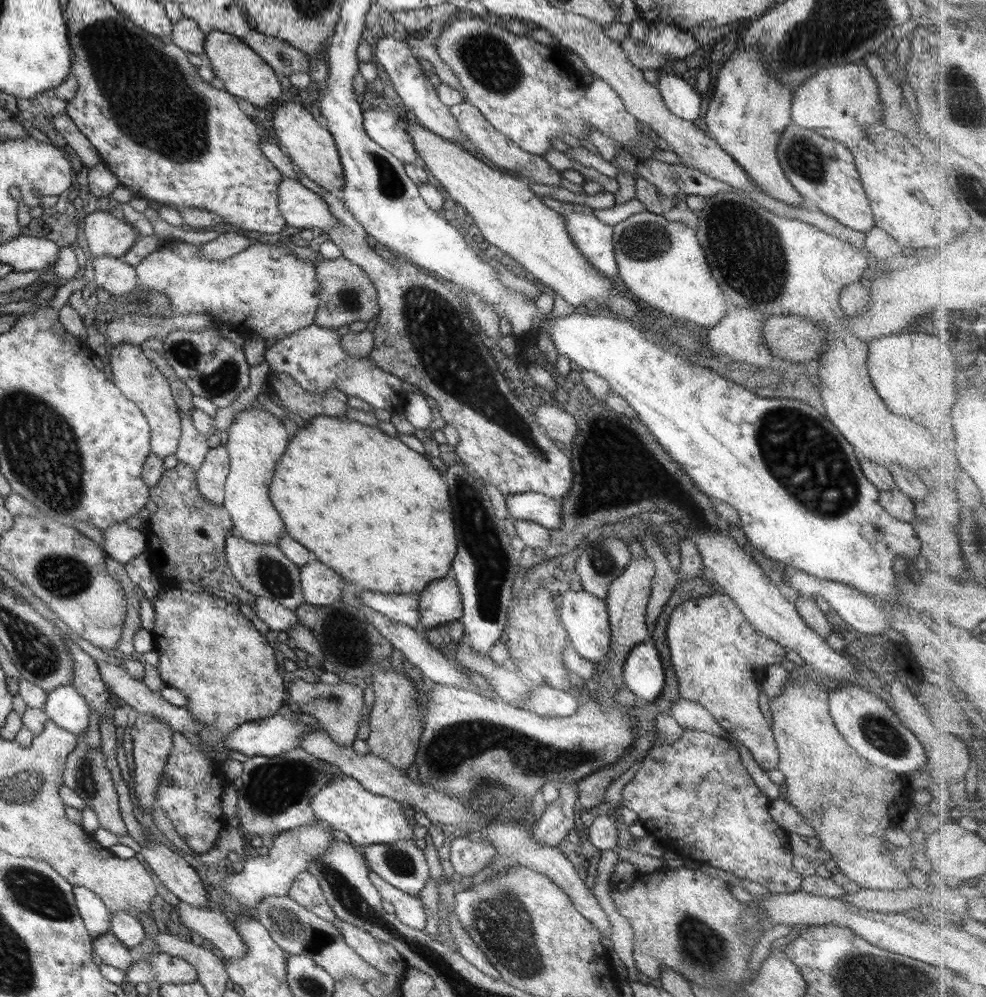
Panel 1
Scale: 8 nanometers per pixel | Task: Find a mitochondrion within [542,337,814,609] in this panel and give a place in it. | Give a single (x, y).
(602, 561)

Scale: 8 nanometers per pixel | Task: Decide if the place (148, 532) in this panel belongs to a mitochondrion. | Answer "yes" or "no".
no

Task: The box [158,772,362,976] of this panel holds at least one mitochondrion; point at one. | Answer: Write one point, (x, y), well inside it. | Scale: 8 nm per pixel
(282, 919)

